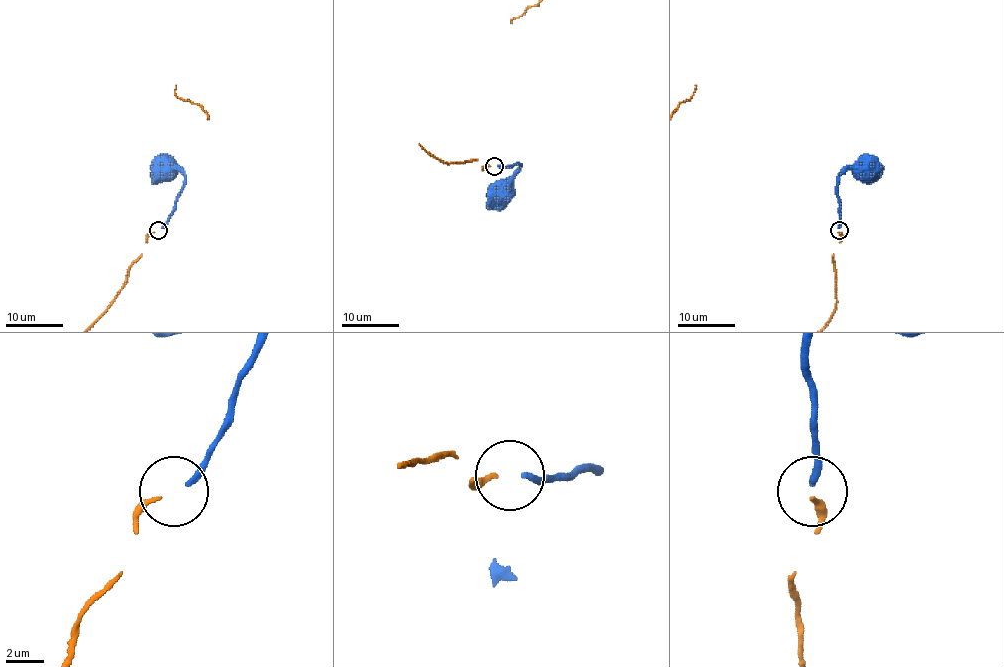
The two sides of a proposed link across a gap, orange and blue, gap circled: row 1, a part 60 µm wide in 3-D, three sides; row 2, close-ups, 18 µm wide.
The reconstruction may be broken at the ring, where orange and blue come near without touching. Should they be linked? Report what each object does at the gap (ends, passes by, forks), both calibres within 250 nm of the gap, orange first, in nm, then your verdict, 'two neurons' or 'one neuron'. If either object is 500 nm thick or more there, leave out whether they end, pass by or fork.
orange ends there; blue ends there; 240 nm thick on the orange side, 320 nm on the other; one neuron

